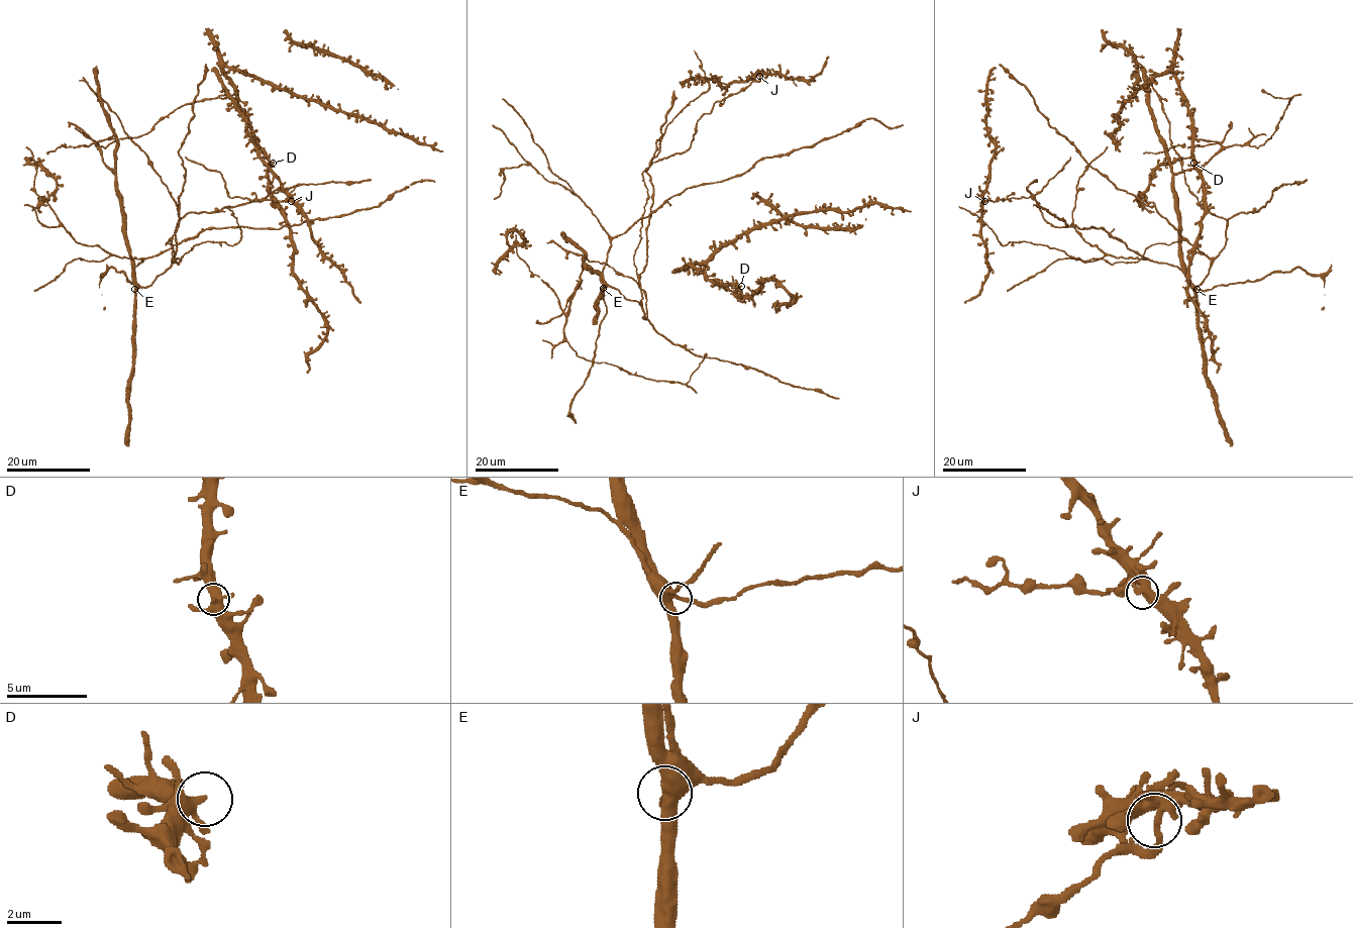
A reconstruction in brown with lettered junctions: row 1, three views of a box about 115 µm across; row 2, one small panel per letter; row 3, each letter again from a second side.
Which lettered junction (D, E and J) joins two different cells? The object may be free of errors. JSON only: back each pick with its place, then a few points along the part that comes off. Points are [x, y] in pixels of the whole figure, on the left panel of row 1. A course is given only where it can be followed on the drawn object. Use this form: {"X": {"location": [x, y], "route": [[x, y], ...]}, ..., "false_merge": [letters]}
{"J": {"location": [291, 201], "route": [[291, 201], [290, 198], [281, 201], [230, 197], [218, 172], [209, 170], [185, 157]]}, "false_merge": ["J"]}

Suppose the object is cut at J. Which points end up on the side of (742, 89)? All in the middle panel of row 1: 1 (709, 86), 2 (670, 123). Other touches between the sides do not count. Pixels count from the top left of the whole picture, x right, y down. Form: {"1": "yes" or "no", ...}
{"1": "no", "2": "no"}

